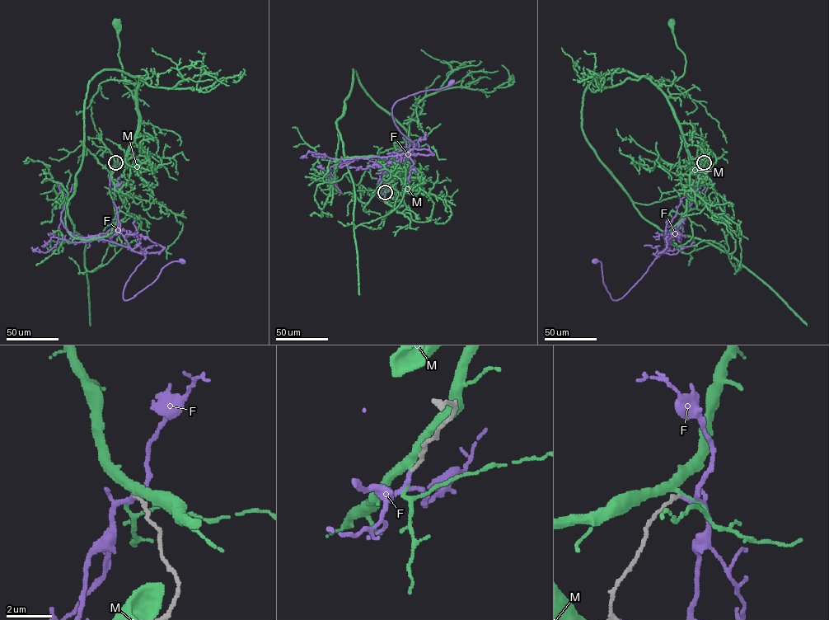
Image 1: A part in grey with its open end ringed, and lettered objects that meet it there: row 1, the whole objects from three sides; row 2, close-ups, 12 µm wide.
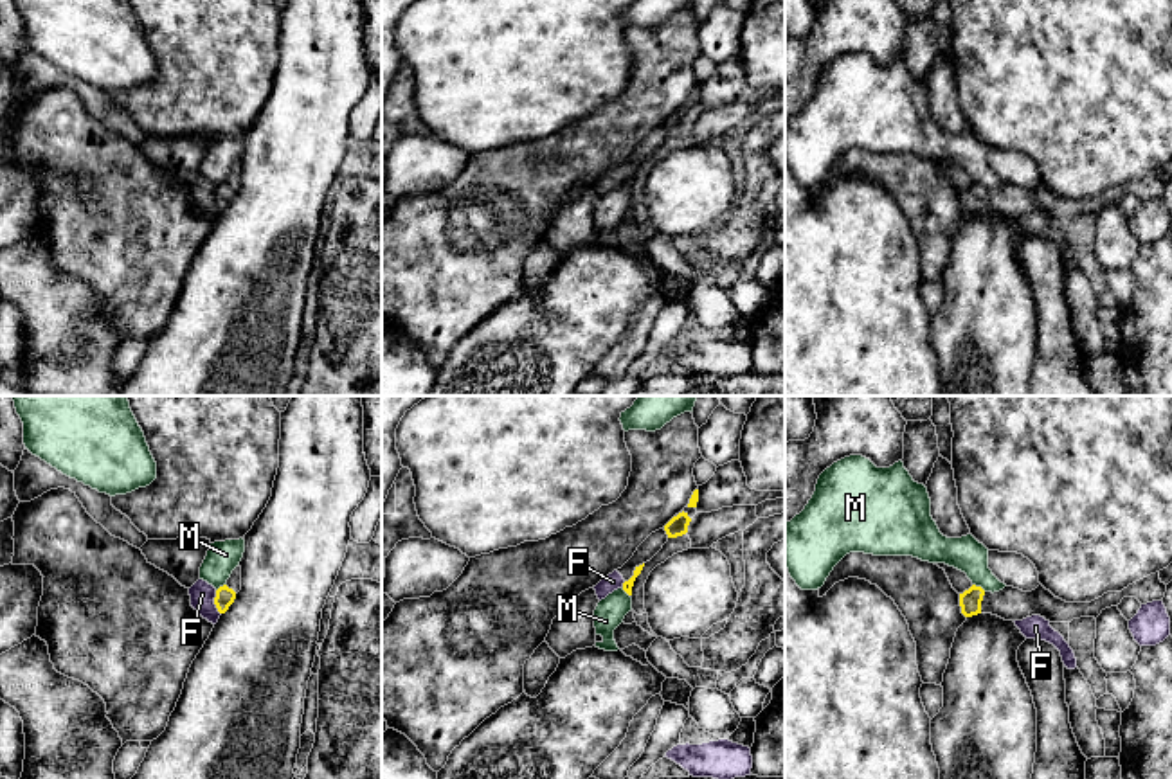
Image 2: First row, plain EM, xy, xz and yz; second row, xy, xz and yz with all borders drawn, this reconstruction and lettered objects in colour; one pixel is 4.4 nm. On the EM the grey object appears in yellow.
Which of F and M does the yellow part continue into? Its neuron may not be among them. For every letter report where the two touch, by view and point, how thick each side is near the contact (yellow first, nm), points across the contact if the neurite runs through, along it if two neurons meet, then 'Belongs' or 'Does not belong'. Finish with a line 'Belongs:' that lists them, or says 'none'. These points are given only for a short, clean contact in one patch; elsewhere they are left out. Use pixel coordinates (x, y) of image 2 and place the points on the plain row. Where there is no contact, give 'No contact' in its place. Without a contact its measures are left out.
F: Touches yellow at xy (215, 200). Thickness 90 nm (yellow) against 110 nm. Boundary: xy (215, 188), (215, 204), (220, 211). Does not belong
M: Touches yellow at yz (980, 184). Thickness 100 nm (yellow) against 160 nm. Boundary: yz (973, 180), (985, 188). Does not belong
Belongs: none

